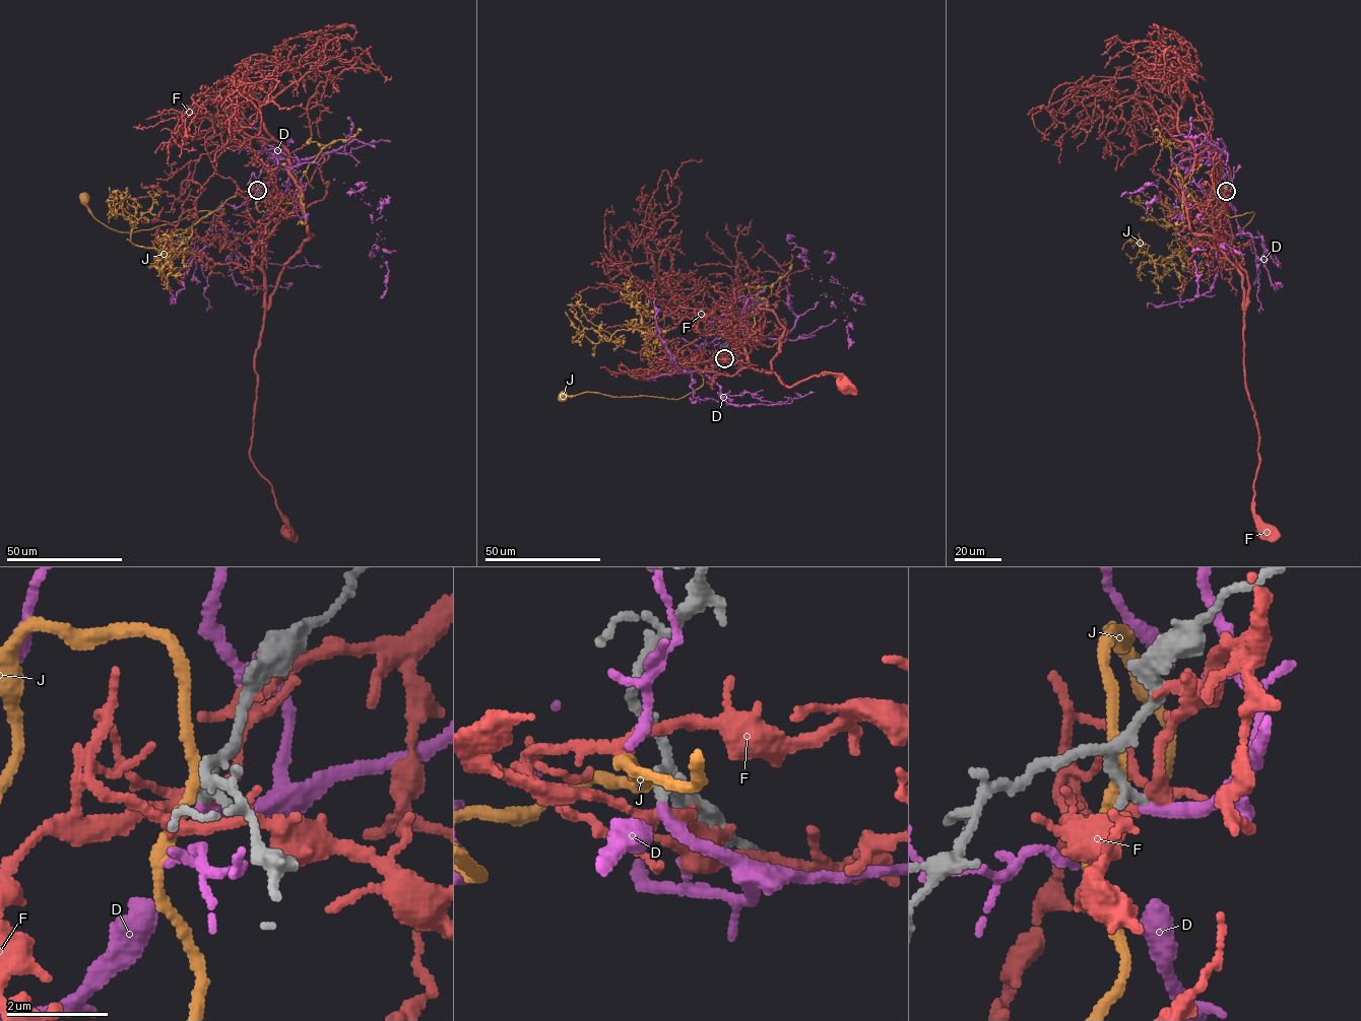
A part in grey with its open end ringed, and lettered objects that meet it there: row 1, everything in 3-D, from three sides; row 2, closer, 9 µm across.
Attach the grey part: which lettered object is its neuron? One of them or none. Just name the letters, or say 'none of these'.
none of these

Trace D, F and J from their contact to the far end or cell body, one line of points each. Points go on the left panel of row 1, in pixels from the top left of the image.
D: (257, 190), (279, 147), (284, 169), (317, 162), (363, 195), (377, 208), (370, 204), (388, 270), (383, 296)
F: (257, 189), (249, 192), (245, 215), (264, 237), (265, 318), (255, 358), (250, 455), (271, 484), (288, 533)
J: (257, 189), (250, 182), (247, 191), (208, 214), (224, 215), (203, 210), (130, 232), (102, 224), (83, 197)

